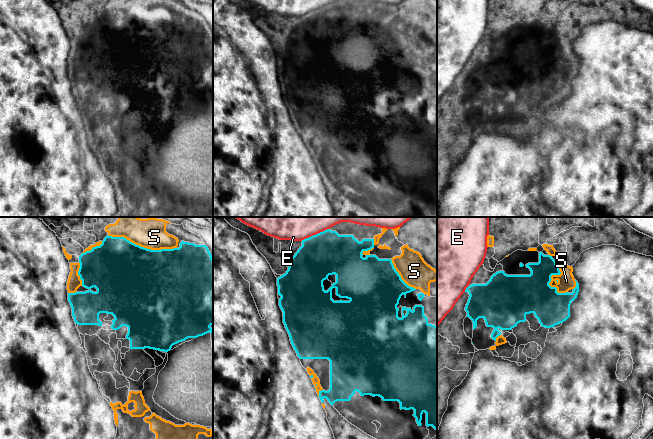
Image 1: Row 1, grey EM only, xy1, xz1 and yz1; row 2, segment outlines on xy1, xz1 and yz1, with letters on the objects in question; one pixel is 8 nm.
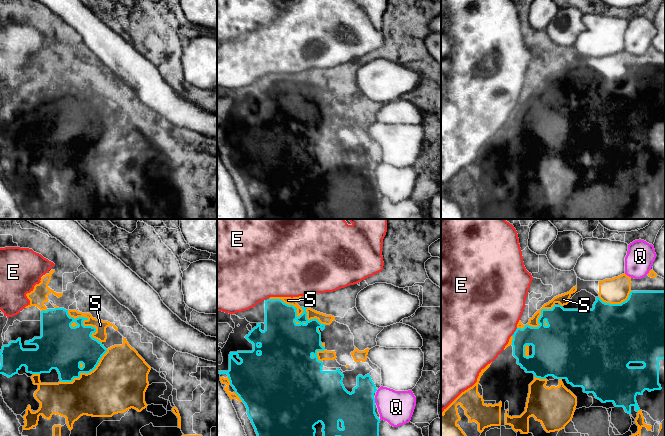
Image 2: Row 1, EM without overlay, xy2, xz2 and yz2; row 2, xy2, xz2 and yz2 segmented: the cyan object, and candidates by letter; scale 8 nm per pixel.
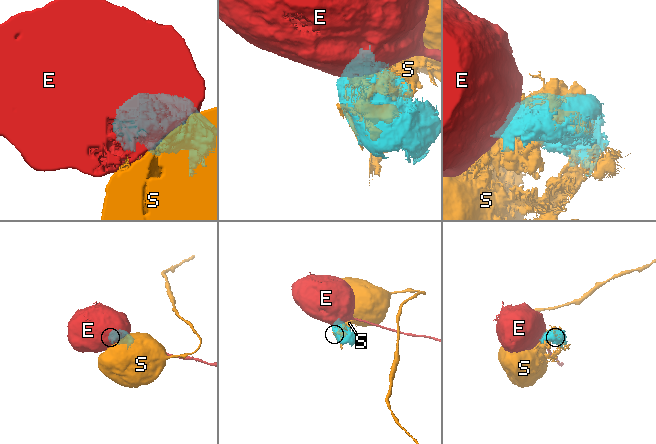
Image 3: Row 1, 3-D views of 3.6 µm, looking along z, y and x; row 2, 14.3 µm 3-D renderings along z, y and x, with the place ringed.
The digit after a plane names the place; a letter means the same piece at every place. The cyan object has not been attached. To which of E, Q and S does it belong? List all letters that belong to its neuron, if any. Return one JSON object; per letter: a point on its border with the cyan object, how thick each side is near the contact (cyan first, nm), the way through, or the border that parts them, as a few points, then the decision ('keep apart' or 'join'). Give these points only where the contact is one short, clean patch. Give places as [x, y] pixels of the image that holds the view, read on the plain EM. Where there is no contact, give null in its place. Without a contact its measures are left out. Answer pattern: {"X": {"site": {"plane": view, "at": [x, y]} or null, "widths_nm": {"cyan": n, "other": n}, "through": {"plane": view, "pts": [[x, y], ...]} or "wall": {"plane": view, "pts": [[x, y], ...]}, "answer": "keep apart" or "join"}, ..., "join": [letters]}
{"E": {"site": {"plane": "xz1", "at": [316, 10]}, "widths_nm": {"cyan": 360, "other": 140}, "answer": "keep apart"}, "Q": {"site": {"plane": "xz2", "at": [374, 176]}, "widths_nm": {"cyan": 300, "other": 280}, "answer": "keep apart"}, "S": {"site": {"plane": "xz2", "at": [296, 91]}, "widths_nm": {"cyan": 380, "other": 60}, "answer": "keep apart"}, "join": []}

